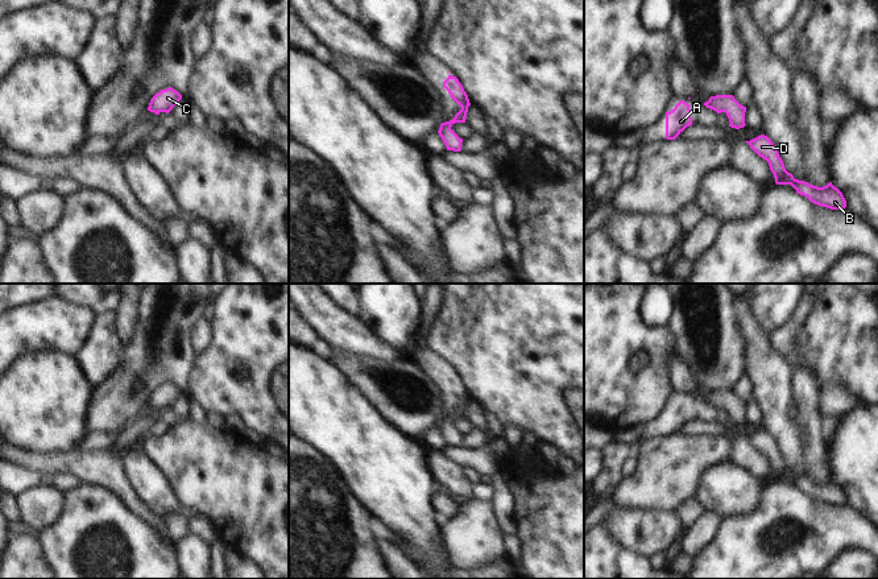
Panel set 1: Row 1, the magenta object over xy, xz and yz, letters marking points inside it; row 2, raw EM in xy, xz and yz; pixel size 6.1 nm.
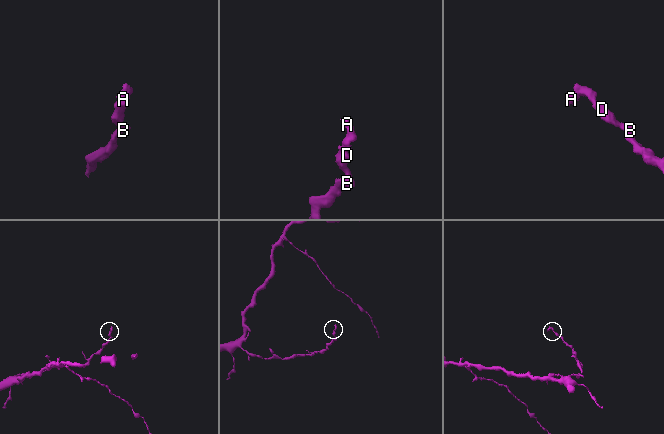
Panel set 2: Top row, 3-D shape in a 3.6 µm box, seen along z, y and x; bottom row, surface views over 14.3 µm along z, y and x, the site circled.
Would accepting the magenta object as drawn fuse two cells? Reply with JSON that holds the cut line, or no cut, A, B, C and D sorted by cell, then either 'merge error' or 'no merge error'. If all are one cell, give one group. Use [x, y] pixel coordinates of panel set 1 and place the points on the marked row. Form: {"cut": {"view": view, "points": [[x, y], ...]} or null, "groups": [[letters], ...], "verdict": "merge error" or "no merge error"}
{"cut": null, "groups": [["A", "B", "C", "D"]], "verdict": "no merge error"}

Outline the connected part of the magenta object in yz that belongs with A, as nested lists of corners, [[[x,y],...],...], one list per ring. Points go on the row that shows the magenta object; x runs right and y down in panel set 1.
[[[680,100],[672,111],[666,112],[667,140],[675,140],[689,125],[692,125],[691,109],[684,100]]]

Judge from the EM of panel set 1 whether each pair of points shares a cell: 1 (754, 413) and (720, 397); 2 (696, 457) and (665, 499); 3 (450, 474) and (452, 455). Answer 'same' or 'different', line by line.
1: different
2: same
3: different

